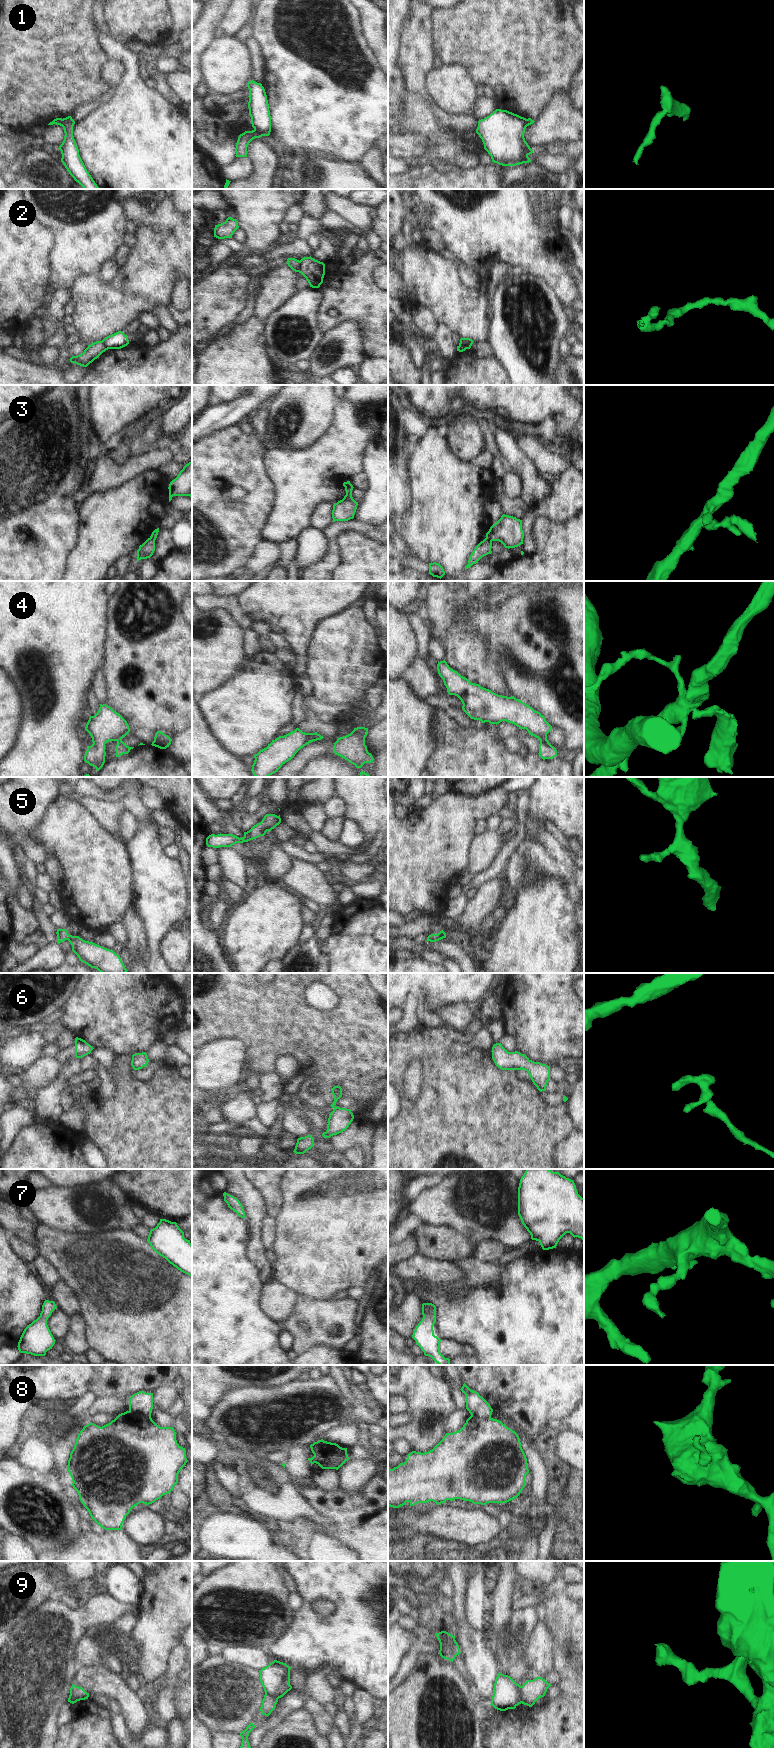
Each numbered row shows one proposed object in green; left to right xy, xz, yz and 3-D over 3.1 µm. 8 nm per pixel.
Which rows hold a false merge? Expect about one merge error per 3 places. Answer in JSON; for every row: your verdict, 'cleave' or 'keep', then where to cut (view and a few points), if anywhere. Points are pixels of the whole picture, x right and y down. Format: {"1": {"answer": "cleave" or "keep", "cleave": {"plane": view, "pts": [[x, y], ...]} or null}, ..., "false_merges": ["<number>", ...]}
{"1": {"answer": "cleave", "cleave": {"plane": "xz", "pts": [[254, 128], [262, 135]]}}, "2": {"answer": "cleave", "cleave": {"plane": "xz", "pts": [[300, 261], [297, 271]]}}, "3": {"answer": "cleave", "cleave": {"plane": "yz", "pts": [[485, 538], [491, 542]]}}, "4": {"answer": "cleave", "cleave": {"plane": "yz", "pts": [[540, 739], [546, 740]]}}, "5": {"answer": "keep", "cleave": null}, "6": {"answer": "keep", "cleave": null}, "7": {"answer": "keep", "cleave": null}, "8": {"answer": "cleave", "cleave": {"plane": "xz", "pts": [[345, 1452], [331, 1461], [332, 1468]]}}, "9": {"answer": "cleave", "cleave": {"plane": "yz", "pts": [[522, 1686], [521, 1702]]}}, "false_merges": ["1", "2", "3", "4", "8", "9"]}

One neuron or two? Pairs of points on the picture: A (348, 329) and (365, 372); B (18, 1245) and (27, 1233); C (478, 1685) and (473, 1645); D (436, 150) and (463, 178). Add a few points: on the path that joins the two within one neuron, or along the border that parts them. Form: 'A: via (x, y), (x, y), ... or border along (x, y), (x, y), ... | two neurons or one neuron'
A: border along (364, 356), (363, 360), (355, 368) | two neurons
B: border along (10, 1235), (33, 1246) | two neurons
C: via (478, 1675), (478, 1655) | one neuron
D: border along (457, 166), (454, 169) | two neurons

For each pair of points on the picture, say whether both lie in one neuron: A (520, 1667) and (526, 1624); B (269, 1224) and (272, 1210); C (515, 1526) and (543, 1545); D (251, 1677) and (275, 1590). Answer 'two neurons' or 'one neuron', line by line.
A: one neuron
B: two neurons
C: two neurons
D: two neurons

